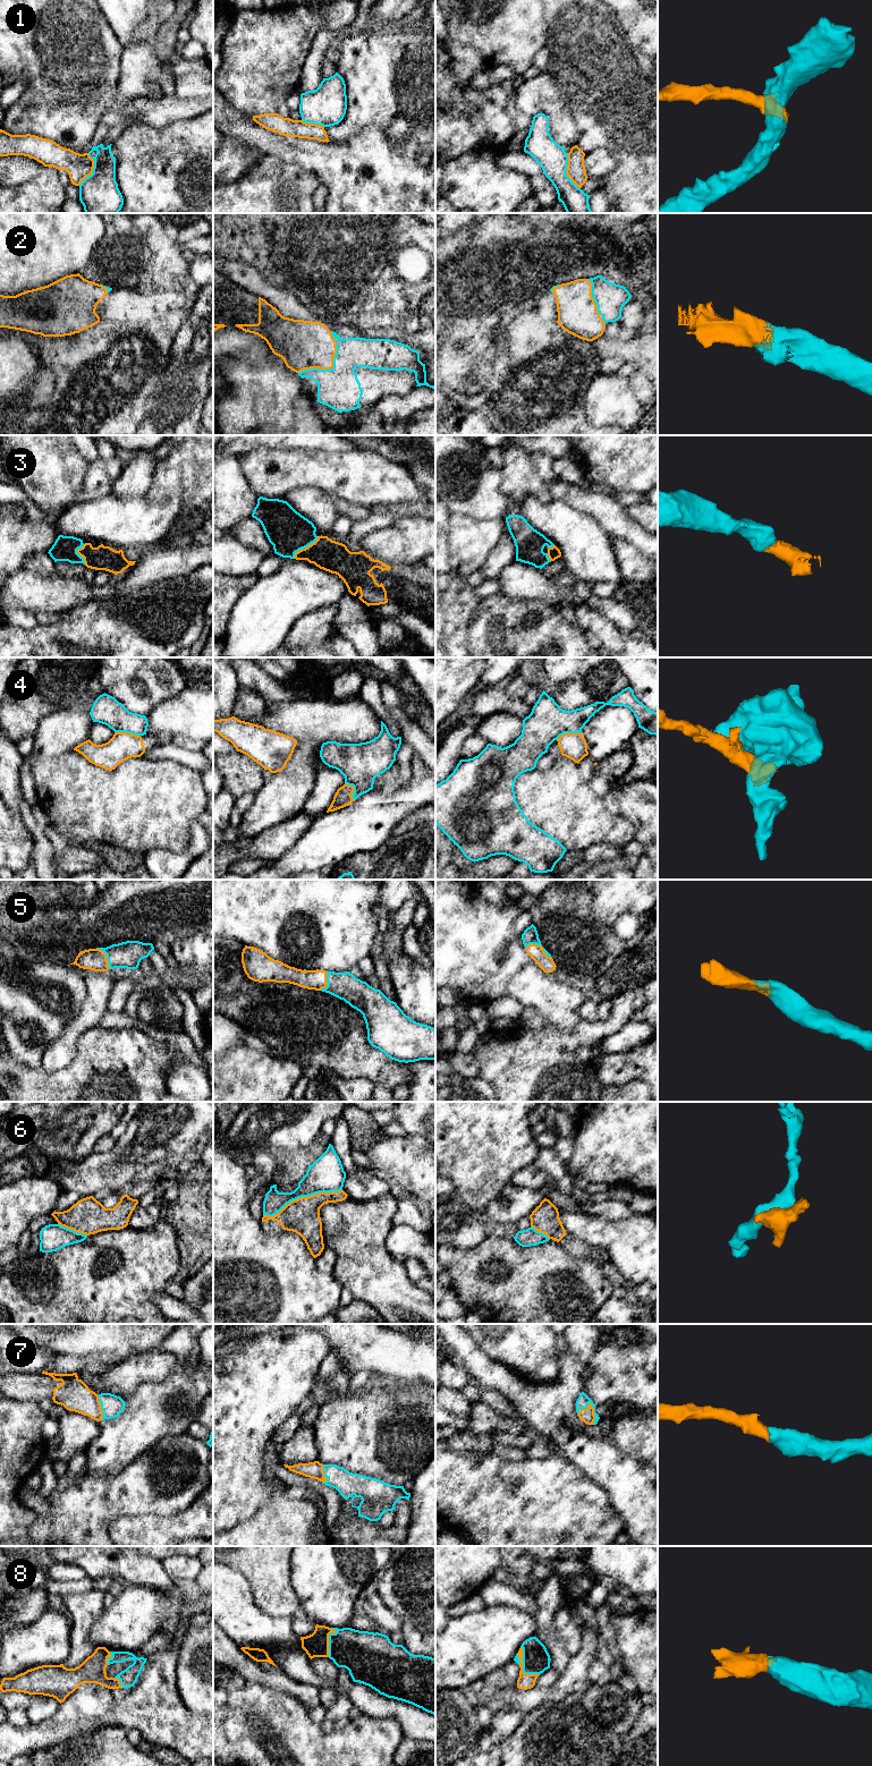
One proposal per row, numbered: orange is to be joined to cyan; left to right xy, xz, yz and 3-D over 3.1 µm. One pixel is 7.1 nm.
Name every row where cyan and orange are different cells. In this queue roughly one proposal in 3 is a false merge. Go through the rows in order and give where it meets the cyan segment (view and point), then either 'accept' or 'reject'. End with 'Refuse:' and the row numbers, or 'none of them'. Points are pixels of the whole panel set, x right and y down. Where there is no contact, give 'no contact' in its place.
1: contact yz (565, 171); reject
2: contact xz (333, 366); accept
3: contact xz (304, 548); accept
4: contact xy (127, 732); reject
5: contact yz (540, 944); accept
6: contact xz (302, 1196); reject
7: contact yz (594, 1414); accept
8: contact yz (523, 1666); accept
Refuse: 1, 4, 6

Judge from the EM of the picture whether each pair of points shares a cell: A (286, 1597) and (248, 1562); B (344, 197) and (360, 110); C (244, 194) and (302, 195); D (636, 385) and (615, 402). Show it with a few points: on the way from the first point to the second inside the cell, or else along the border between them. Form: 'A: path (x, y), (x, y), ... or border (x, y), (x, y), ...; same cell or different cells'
A: path (277, 1588), (257, 1569); same cell
B: border (381, 129), (365, 127), (344, 141), (330, 142); different cells
C: path (259, 195), (287, 195); same cell
D: border (626, 378), (629, 388), (642, 405); different cells

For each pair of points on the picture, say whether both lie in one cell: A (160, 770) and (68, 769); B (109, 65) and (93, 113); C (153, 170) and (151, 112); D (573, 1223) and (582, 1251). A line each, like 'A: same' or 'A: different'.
A: same
B: different
C: different
D: different

